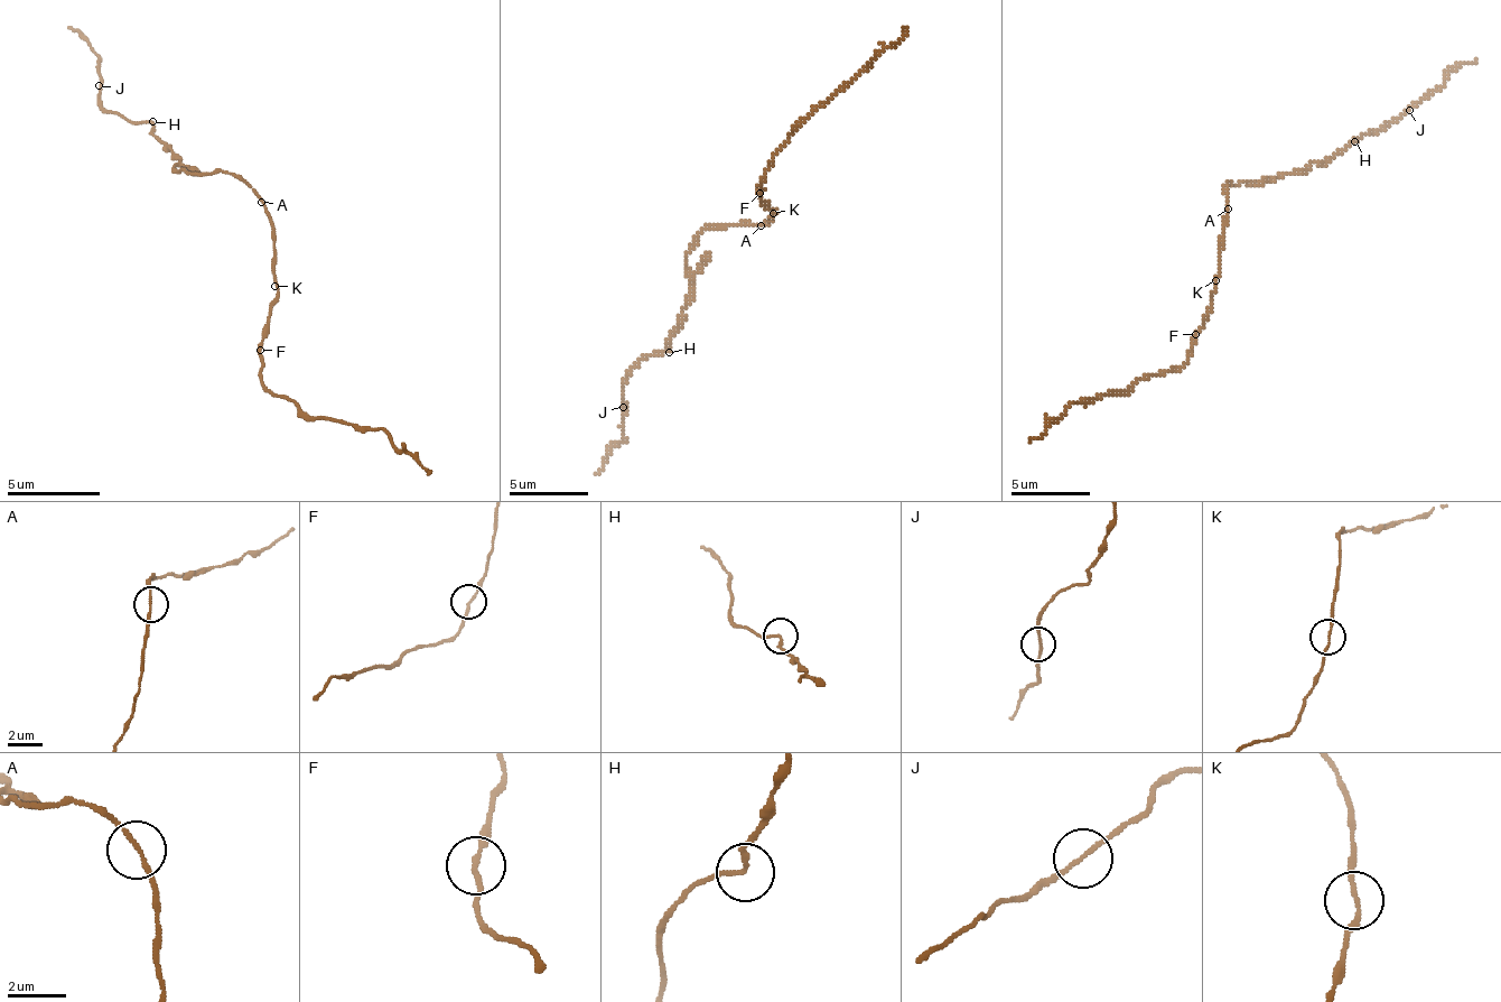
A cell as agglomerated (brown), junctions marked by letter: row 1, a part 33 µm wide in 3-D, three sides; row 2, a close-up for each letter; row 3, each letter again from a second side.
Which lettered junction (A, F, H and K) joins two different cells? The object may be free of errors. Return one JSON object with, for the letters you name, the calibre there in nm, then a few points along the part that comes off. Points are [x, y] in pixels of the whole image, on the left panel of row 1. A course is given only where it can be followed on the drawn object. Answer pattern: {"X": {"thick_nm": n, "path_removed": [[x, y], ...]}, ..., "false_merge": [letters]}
{"false_merge": []}

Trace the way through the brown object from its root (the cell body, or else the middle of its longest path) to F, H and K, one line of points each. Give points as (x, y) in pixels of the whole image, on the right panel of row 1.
F: (1228, 213), (1223, 241), (1220, 244), (1220, 276), (1211, 296), (1211, 312), (1195, 335)
H: (1228, 213), (1228, 185), (1303, 174), (1314, 161), (1330, 161), (1353, 142)
K: (1228, 213), (1223, 241), (1220, 244), (1220, 276), (1215, 280)

